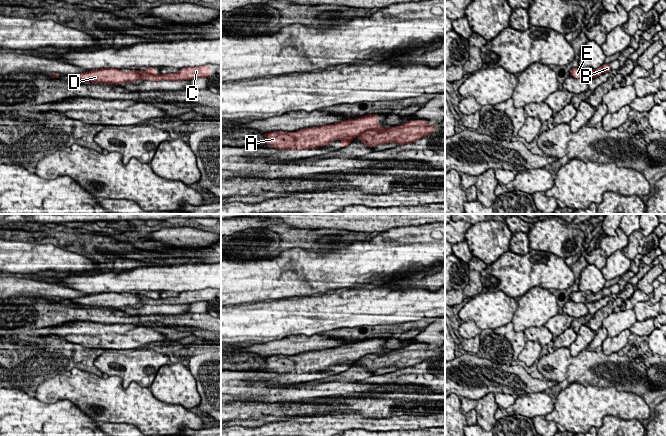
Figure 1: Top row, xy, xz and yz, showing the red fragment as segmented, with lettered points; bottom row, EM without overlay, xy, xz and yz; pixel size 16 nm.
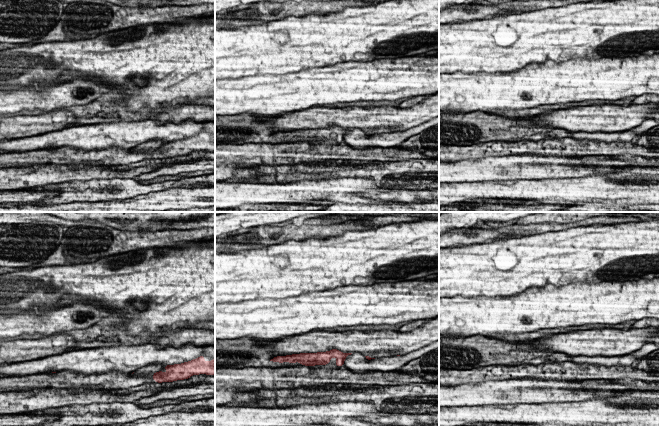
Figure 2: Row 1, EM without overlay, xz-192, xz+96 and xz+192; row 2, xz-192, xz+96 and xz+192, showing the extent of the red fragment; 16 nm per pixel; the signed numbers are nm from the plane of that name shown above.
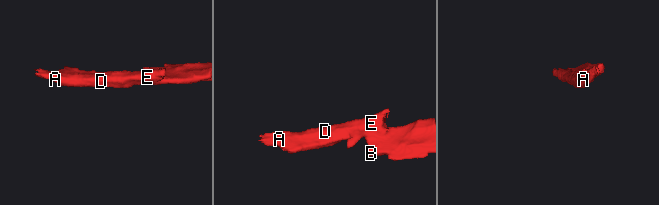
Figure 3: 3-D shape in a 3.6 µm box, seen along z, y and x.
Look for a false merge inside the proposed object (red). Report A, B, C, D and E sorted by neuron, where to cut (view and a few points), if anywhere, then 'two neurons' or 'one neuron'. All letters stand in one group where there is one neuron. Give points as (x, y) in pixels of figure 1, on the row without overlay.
A D E / B C; cut in xz along (380, 353), (365, 354), (359, 358); two neurons

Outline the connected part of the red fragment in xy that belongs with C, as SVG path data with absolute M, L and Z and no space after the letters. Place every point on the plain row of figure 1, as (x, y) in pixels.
M209 288L196 291L181 292L177 297L166 297L159 299L141 297L141 303L148 305L161 305L161 304L184 305L191 304L194 302L207 302L207 301L210 301Z

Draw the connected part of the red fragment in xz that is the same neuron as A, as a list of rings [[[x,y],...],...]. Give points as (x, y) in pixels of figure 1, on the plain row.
[[[368,338],[321,351],[301,353],[297,356],[274,355],[264,357],[264,366],[275,373],[303,374],[328,369],[335,364],[341,365],[341,371],[347,371],[351,365],[367,354],[380,355],[378,338]]]

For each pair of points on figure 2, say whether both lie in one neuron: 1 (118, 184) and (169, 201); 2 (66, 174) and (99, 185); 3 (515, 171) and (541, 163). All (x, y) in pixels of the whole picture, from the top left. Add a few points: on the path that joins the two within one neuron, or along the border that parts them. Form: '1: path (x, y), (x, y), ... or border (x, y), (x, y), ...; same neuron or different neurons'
1: border (170, 188), (137, 194), (124, 199); different neurons
2: border (109, 178), (72, 180), (70, 182); different neurons
3: path (521, 167), (535, 166); same neuron

